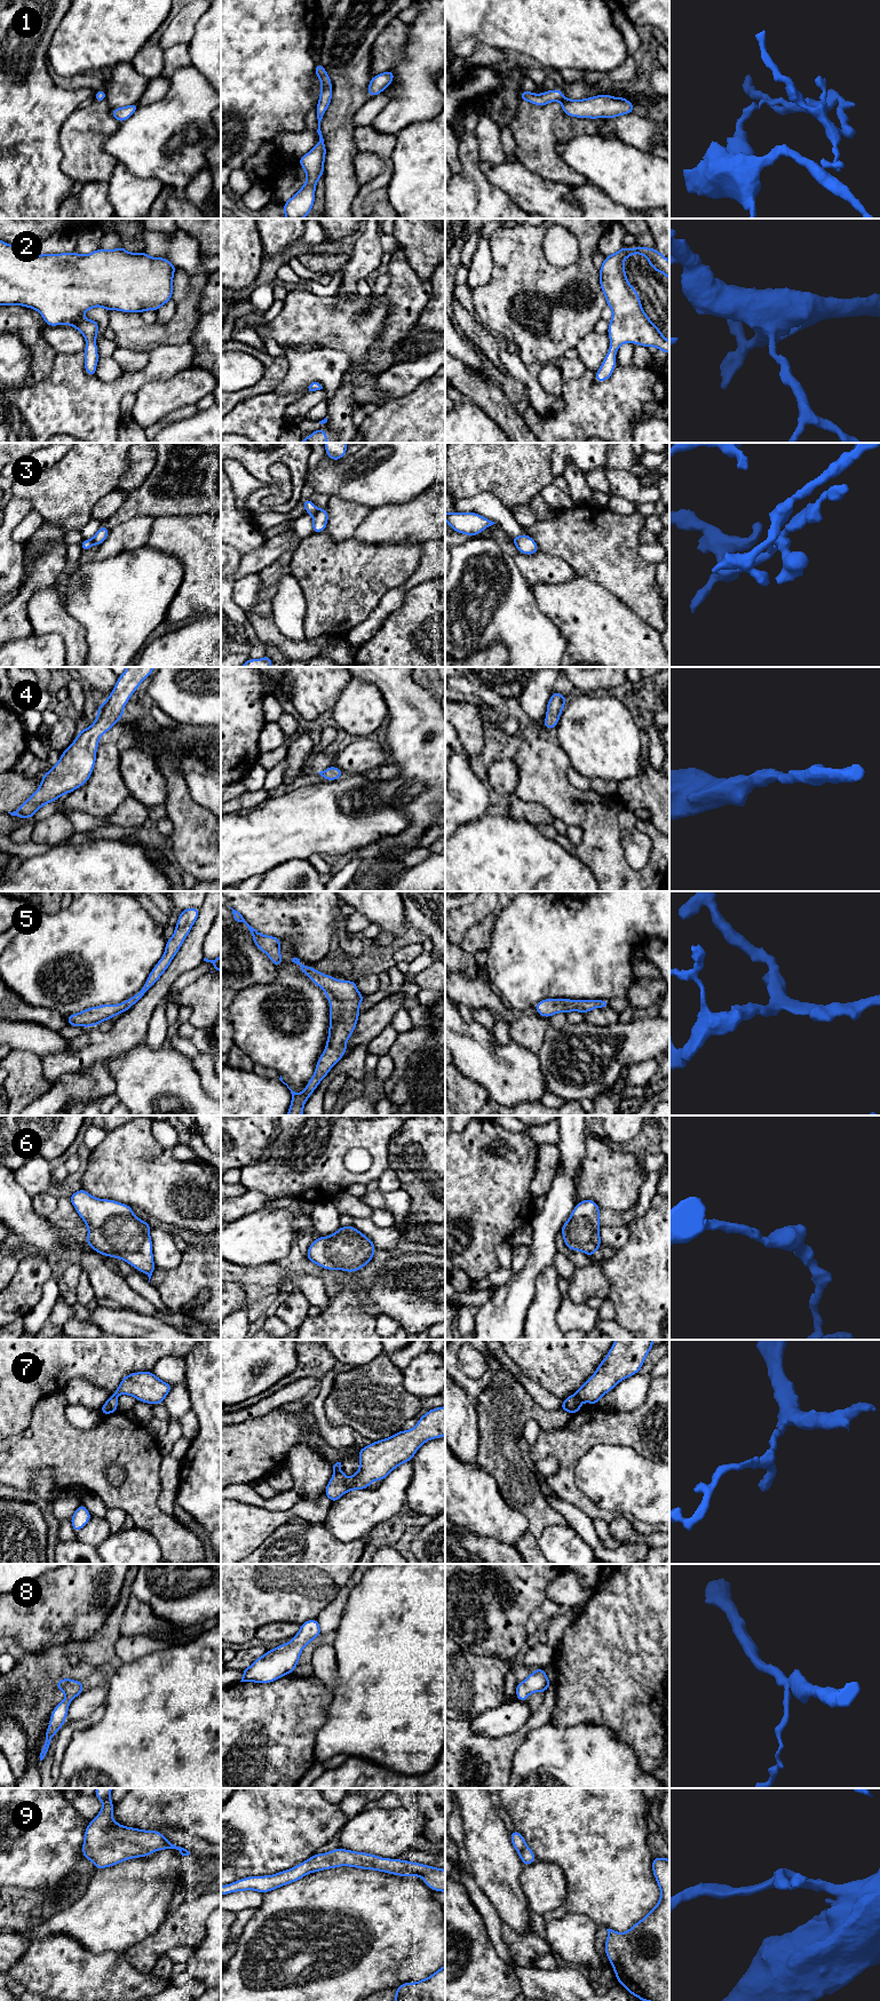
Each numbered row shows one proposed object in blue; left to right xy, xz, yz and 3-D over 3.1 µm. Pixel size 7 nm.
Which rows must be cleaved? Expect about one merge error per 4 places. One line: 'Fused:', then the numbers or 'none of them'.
Fused: 3, 7

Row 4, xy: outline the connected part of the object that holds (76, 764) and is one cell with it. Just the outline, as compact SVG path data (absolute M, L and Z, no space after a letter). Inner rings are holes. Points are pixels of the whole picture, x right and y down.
M127 667L127 669L119 676L108 699L97 707L97 716L95 722L89 728L79 731L74 741L61 754L61 757L54 768L42 775L42 780L39 788L29 797L29 800L14 812L8 813L18 818L32 818L34 813L45 804L61 799L63 794L70 794L78 787L85 785L94 770L100 737L108 732L114 723L119 723L124 715L124 708L127 701L137 690L138 685L154 669L157 669L157 667Z

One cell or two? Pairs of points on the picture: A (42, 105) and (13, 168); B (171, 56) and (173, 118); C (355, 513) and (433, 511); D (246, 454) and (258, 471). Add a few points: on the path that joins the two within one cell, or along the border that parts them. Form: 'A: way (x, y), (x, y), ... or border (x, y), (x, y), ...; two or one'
A: way (26, 121), (23, 125), (21, 152); one
B: border (190, 64), (179, 68), (168, 77); two
C: border (372, 509), (353, 534); two
D: way (251, 459), (258, 467); one

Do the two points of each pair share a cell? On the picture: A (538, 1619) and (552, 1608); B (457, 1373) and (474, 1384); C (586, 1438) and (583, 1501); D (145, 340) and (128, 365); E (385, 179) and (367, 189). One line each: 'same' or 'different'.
A: same
B: same
C: same
D: different
E: same

